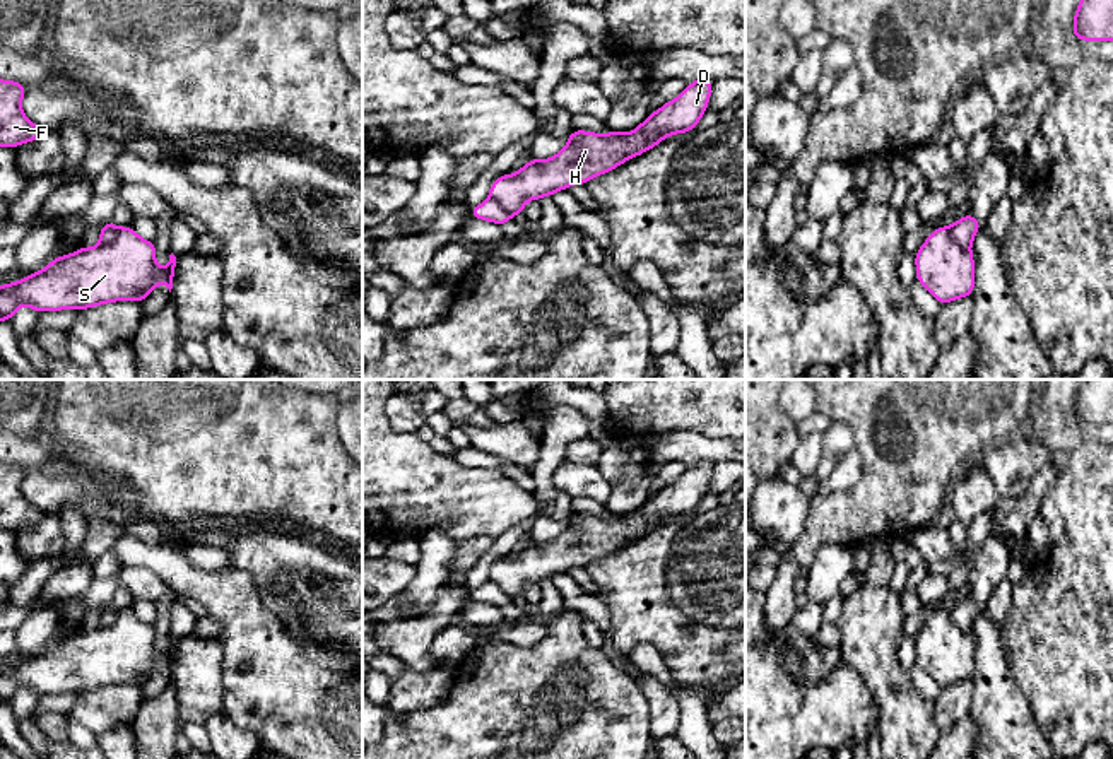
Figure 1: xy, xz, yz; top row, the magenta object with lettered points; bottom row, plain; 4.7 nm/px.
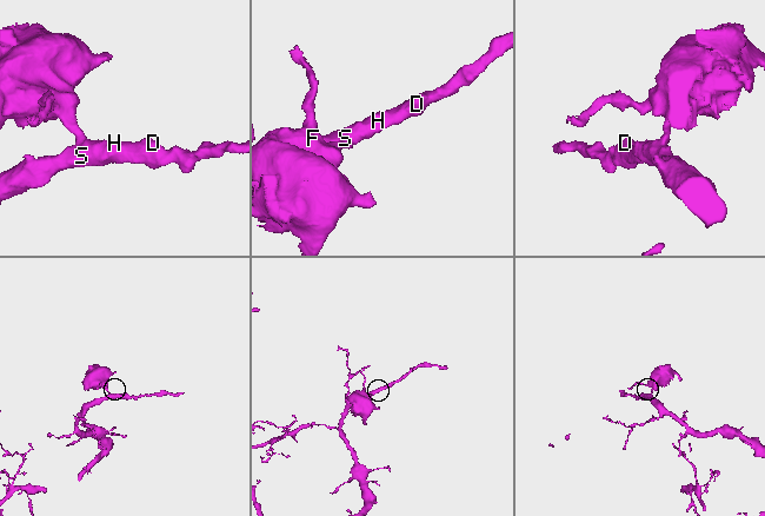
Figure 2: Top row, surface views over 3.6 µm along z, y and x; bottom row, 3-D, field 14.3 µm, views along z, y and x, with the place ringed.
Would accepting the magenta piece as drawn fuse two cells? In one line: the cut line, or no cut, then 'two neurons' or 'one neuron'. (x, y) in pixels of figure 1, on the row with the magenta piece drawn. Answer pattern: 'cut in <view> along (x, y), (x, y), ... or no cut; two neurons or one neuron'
cut in yz along (948, 226), (949, 236), (968, 248); two neurons

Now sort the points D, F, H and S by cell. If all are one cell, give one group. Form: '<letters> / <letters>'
D H S / F

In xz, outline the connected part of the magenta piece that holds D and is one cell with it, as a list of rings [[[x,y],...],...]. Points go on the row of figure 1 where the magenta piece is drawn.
[[[698,79],[672,101],[648,115],[633,133],[593,133],[573,130],[566,147],[556,156],[530,161],[515,174],[503,174],[492,181],[489,198],[496,200],[511,217],[523,214],[528,200],[552,197],[571,185],[610,173],[631,157],[639,157],[665,137],[692,132],[703,115],[713,89],[711,79]]]

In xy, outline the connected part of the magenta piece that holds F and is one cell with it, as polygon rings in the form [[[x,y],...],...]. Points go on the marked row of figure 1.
[[[0,79],[0,145],[19,147],[34,142],[43,128],[32,123],[21,108],[27,85]]]

